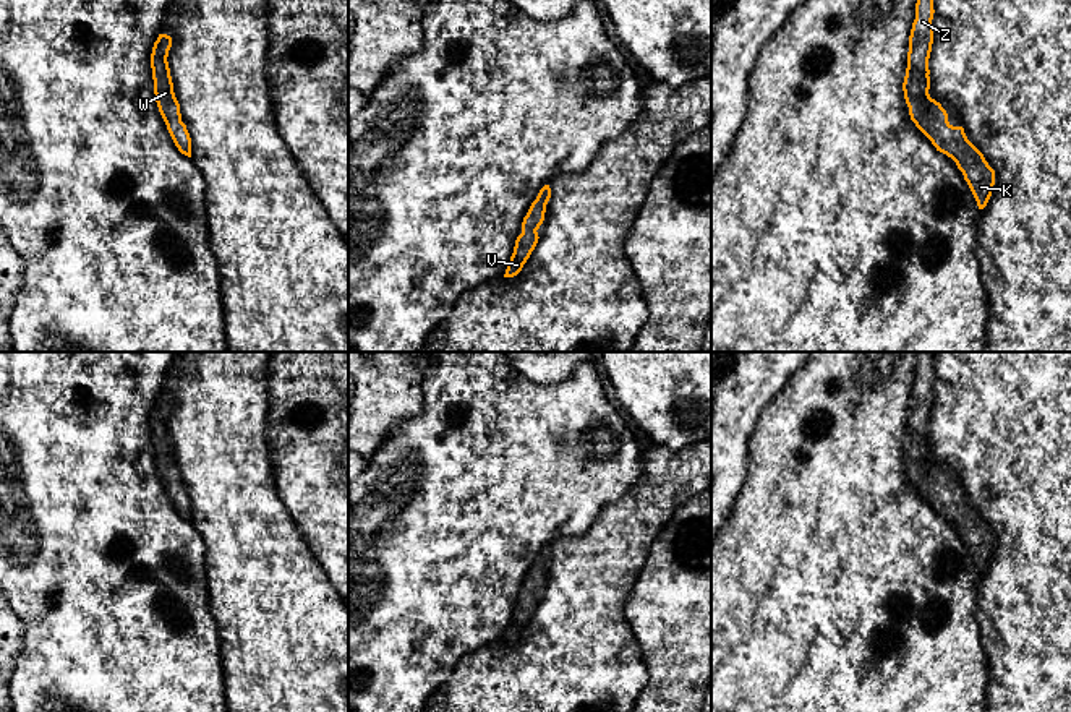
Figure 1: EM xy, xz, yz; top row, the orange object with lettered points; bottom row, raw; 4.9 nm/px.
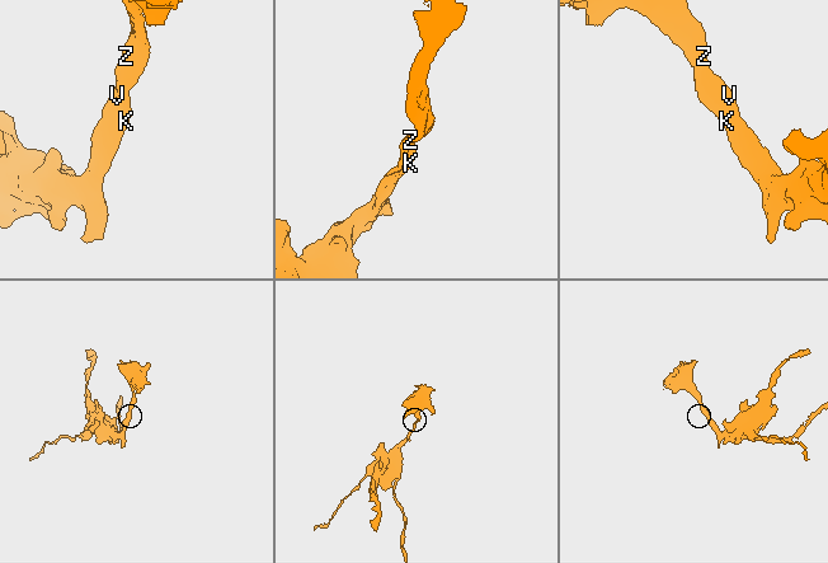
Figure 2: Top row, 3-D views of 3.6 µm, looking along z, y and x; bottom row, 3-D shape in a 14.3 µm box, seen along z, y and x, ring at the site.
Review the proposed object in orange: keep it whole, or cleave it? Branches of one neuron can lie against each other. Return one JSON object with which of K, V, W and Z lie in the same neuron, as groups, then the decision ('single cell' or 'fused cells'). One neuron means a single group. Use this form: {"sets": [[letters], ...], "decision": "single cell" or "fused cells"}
{"sets": [["K", "V", "W", "Z"]], "decision": "single cell"}

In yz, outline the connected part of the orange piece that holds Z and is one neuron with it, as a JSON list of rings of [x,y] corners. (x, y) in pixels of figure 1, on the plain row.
[[[920,352],[915,383],[909,399],[907,431],[902,446],[911,483],[932,504],[937,514],[951,521],[962,535],[979,573],[992,560],[995,534],[984,517],[967,503],[962,490],[953,490],[940,465],[930,461],[928,422],[933,407],[933,352]]]

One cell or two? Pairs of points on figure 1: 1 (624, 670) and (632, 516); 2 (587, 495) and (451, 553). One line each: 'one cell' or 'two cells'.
1: one cell
2: one cell

